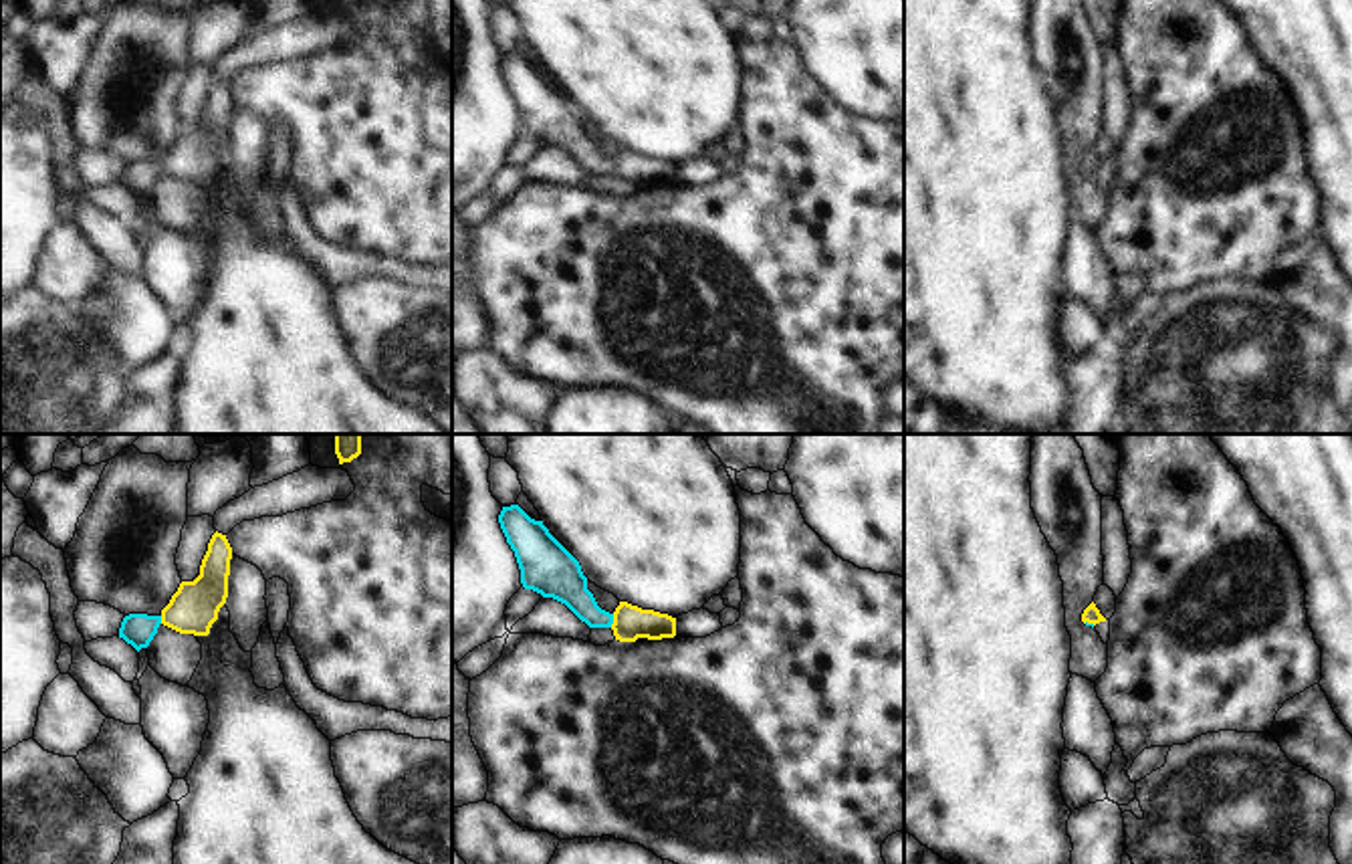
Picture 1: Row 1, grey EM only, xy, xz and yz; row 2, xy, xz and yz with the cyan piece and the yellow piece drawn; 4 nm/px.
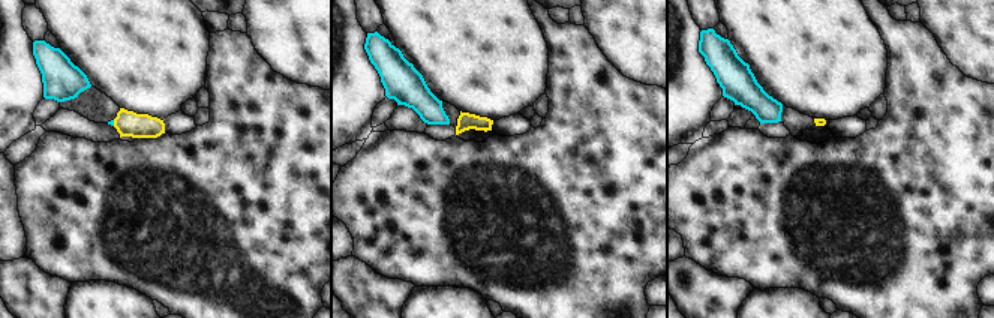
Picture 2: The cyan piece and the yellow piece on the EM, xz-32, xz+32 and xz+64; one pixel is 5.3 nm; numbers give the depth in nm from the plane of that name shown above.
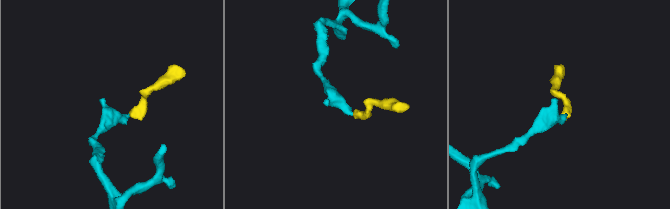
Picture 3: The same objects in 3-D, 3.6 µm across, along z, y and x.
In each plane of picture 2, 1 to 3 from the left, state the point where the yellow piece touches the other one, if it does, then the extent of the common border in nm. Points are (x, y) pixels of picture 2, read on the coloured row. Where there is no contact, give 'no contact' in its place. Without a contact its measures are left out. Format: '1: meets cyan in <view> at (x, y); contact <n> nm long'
1: meets cyan in xz-32 at (113, 123); contact 30 nm long
2: no contact
3: no contact

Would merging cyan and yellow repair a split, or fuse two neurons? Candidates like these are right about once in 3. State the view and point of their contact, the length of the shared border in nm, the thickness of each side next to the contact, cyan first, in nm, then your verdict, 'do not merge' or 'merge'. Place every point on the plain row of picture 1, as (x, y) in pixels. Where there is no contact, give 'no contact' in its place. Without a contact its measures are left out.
meets cyan in xz at (612, 168); contact 60 nm long; 160 nm thick on the cyan side, 140 nm on the other; merge

